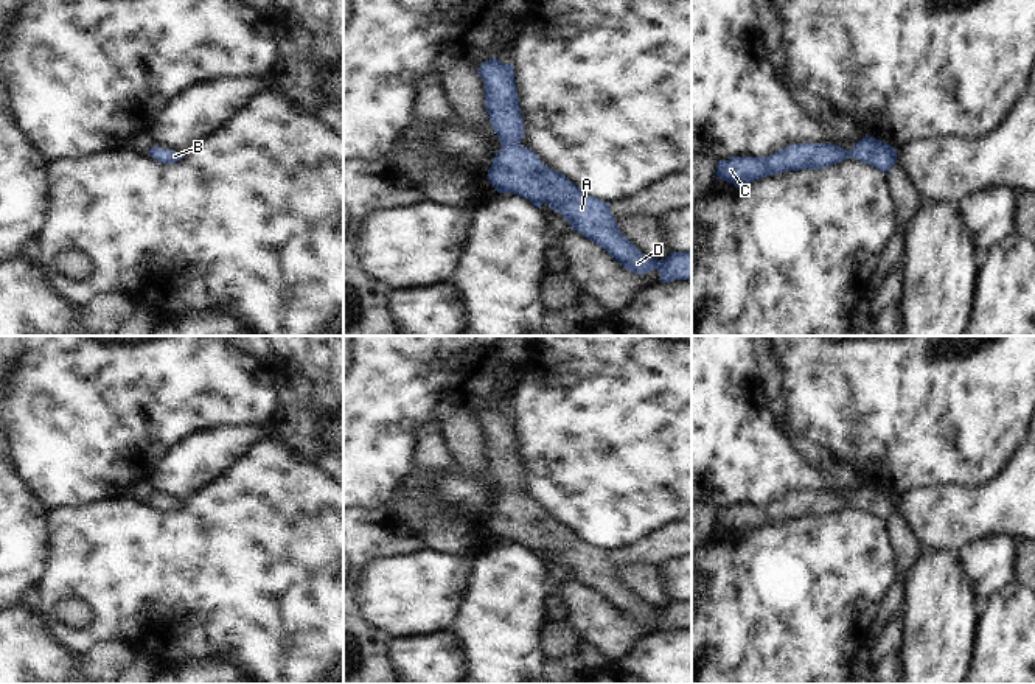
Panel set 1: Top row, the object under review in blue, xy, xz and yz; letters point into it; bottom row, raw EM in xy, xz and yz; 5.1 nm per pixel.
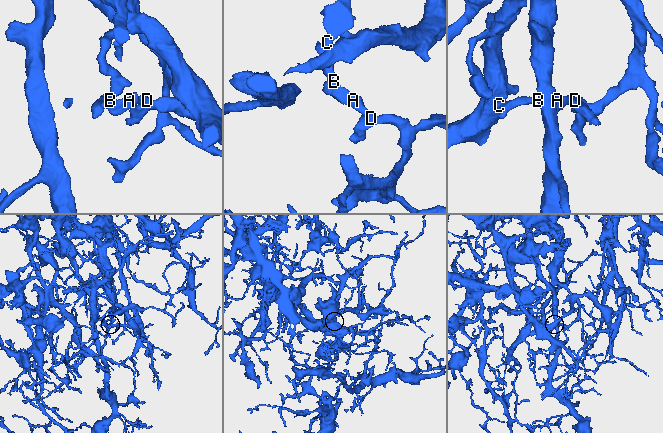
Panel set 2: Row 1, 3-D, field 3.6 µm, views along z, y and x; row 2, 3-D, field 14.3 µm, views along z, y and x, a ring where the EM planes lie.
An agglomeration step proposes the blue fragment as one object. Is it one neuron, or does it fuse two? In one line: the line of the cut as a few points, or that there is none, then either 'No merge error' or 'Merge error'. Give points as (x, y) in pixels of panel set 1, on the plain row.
No split. No merge error

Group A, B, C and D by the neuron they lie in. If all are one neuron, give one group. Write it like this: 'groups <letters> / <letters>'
groups A B C D

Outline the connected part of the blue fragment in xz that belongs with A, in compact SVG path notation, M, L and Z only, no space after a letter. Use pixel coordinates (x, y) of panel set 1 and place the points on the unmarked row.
M493 406L483 410L477 420L485 432L485 455L490 463L490 471L502 494L488 518L488 530L497 538L497 541L522 544L536 557L541 557L541 553L547 550L552 558L559 560L564 564L572 578L577 578L592 591L603 595L626 619L640 623L657 617L662 631L670 631L673 628L692 630L692 600L674 600L664 608L645 605L622 583L608 550L583 541L566 524L547 516L535 499L519 493L524 487L524 469L514 431L514 417L511 412L502 412L499 407Z

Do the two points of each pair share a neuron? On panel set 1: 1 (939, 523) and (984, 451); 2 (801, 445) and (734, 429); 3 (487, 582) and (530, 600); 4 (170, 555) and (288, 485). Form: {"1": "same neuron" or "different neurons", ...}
{"1": "different neurons", "2": "different neurons", "3": "same neuron", "4": "same neuron"}

